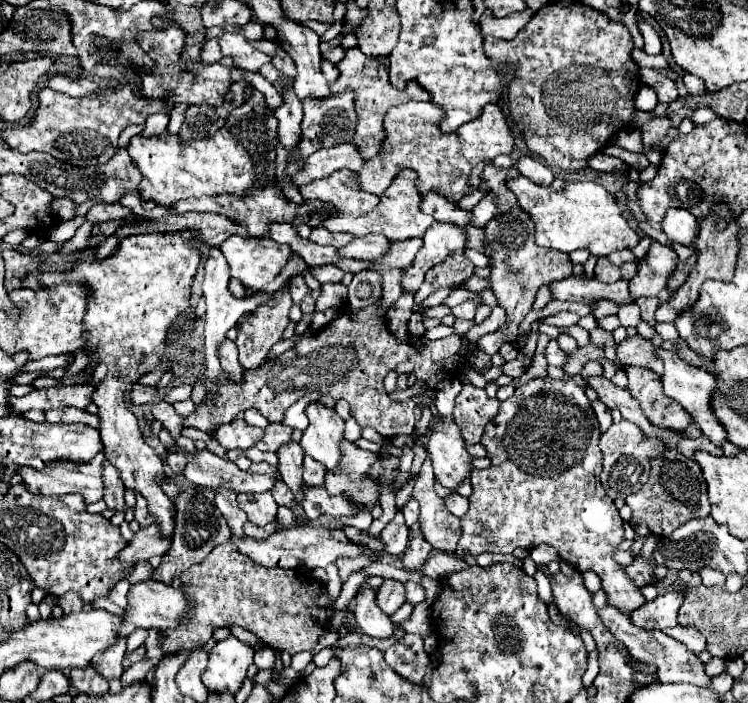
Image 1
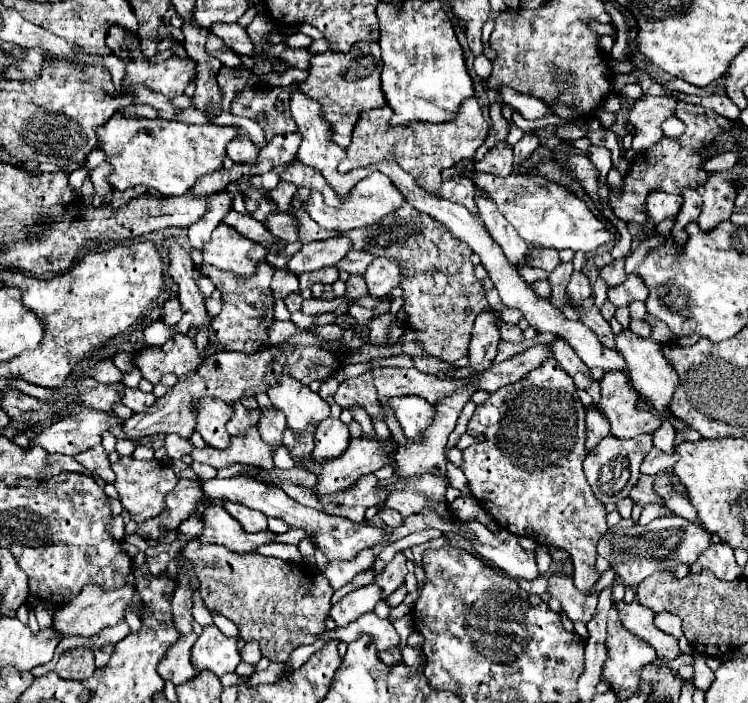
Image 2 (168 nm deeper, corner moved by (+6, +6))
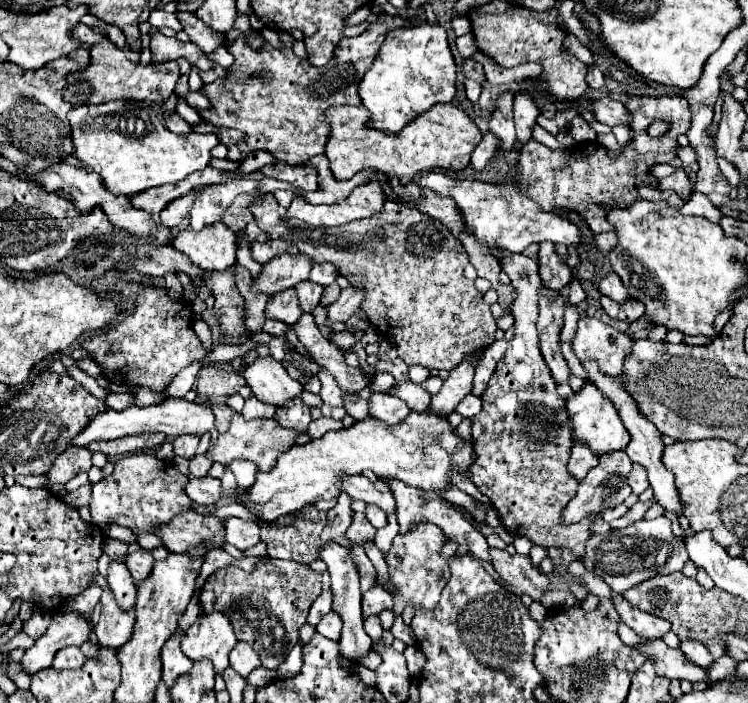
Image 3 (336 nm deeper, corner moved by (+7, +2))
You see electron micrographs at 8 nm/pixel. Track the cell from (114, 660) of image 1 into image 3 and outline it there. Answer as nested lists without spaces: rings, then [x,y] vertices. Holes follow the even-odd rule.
[[[112,591],[102,593],[102,613],[100,621],[96,625],[96,637],[100,647],[110,647],[118,649],[132,637],[132,627],[134,627],[134,611],[126,613],[118,607],[114,601]]]

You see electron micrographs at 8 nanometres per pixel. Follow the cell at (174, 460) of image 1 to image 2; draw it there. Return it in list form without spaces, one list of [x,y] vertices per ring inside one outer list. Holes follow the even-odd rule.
[[[167,435],[165,437],[165,447],[171,459],[181,459],[183,455],[189,455],[193,451],[193,445],[189,439],[183,439],[179,435]]]

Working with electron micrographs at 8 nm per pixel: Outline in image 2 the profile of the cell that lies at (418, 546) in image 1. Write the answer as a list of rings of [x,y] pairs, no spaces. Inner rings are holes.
[[[397,553],[395,559],[391,563],[387,563],[385,569],[375,577],[375,583],[381,587],[381,591],[385,591],[385,597],[389,597],[397,587],[403,585],[405,575],[407,575],[405,561],[407,561],[407,557],[403,553]]]

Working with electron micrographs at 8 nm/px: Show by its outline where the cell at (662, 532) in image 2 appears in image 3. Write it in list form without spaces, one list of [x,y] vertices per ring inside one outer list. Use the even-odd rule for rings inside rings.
[[[656,517],[652,521],[636,521],[624,529],[612,529],[604,535],[592,535],[588,539],[584,565],[586,569],[604,579],[604,583],[614,593],[624,593],[630,587],[640,585],[646,579],[656,575],[668,575],[674,571],[682,571],[684,563],[688,561],[686,545],[680,537],[672,533],[672,523],[668,517]]]

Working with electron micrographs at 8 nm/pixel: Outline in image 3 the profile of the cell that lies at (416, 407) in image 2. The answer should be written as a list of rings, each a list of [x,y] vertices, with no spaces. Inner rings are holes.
[[[374,393],[368,401],[368,409],[372,417],[382,419],[386,425],[400,425],[410,415],[406,403],[390,393]]]

